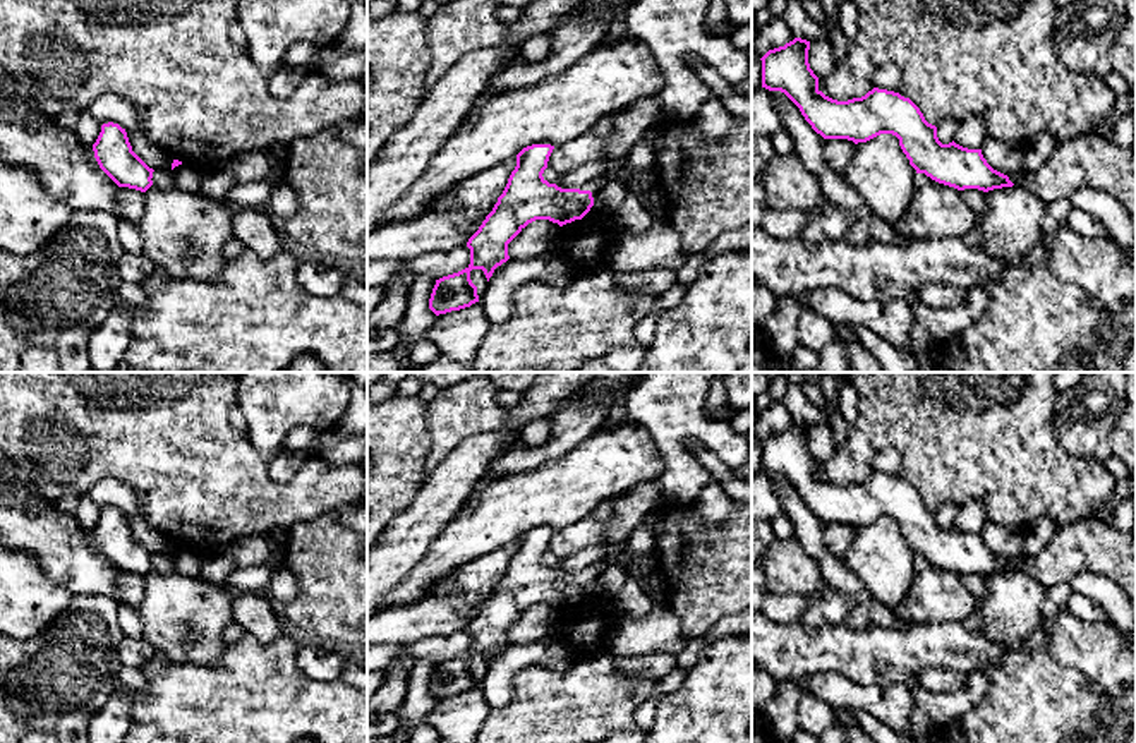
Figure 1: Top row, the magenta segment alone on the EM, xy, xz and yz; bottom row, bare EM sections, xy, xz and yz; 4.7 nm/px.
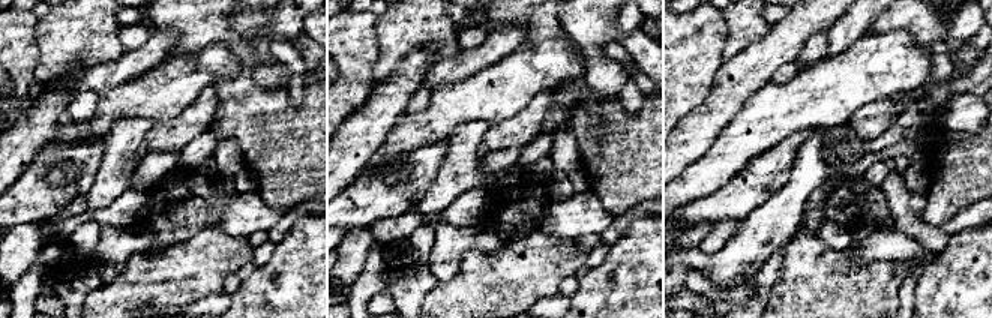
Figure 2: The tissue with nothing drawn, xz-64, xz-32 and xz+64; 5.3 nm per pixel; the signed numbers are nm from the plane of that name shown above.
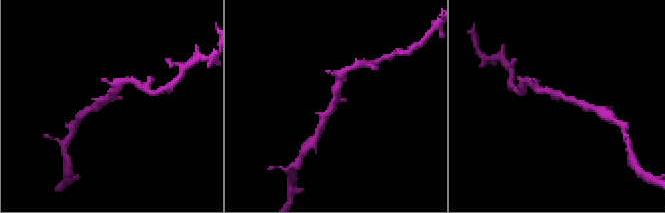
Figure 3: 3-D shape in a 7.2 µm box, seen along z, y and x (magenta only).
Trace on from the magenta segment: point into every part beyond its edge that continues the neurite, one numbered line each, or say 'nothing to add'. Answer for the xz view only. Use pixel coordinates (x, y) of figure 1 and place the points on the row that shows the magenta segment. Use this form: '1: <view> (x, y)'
1: xz (623, 175)

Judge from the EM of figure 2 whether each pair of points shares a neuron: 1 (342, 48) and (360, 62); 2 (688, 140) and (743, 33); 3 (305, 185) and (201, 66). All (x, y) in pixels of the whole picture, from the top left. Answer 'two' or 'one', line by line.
1: one
2: two
3: two

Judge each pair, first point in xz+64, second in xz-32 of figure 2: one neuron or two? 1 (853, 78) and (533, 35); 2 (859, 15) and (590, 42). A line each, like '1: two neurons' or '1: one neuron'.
1: two neurons
2: two neurons

